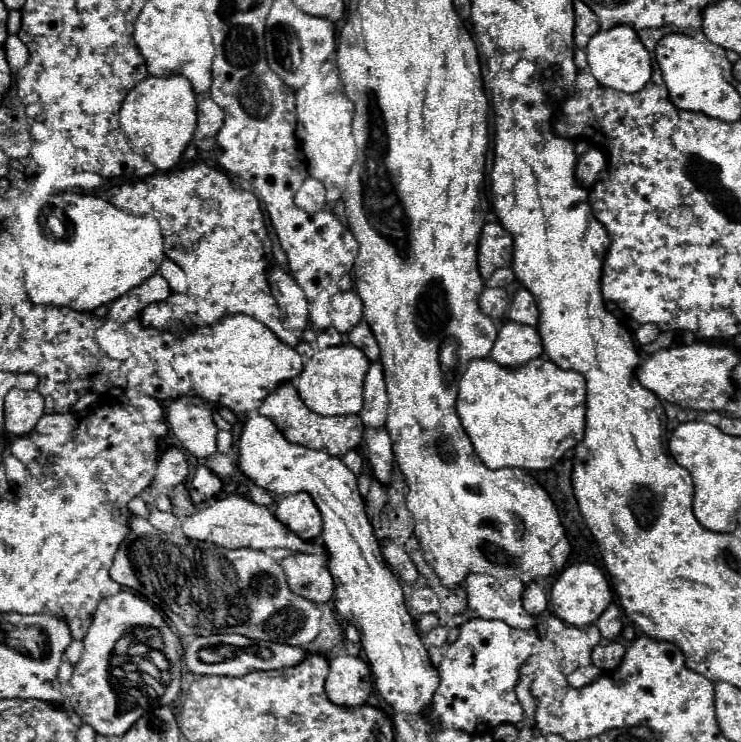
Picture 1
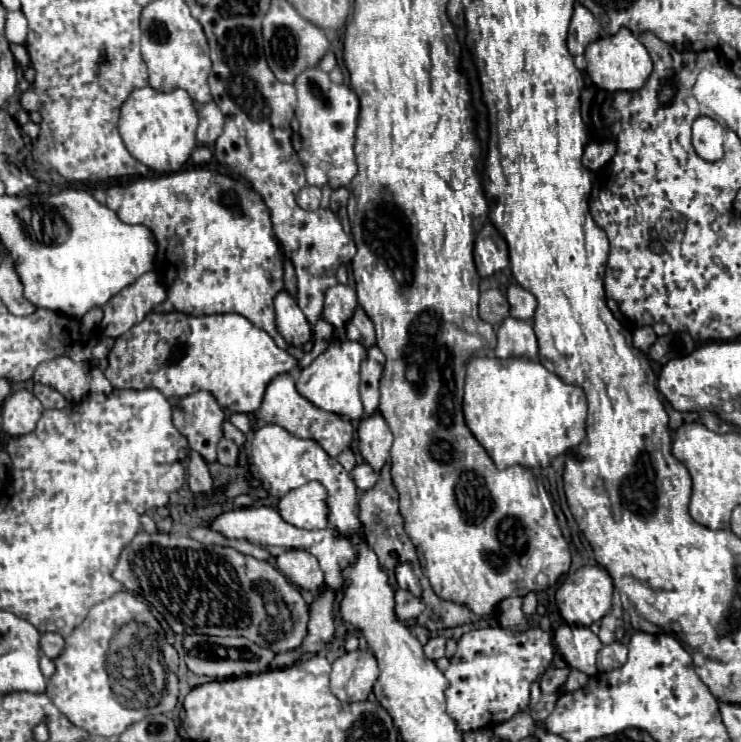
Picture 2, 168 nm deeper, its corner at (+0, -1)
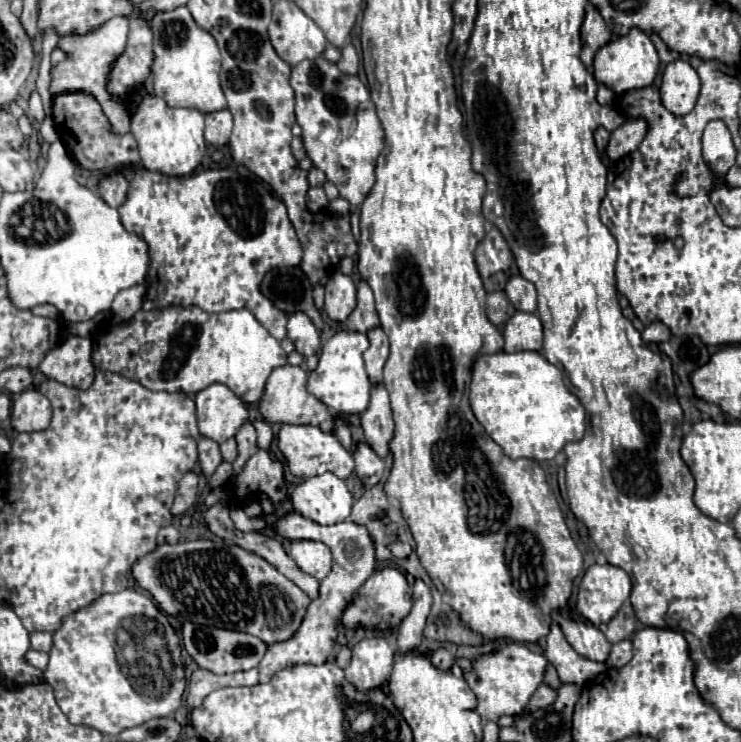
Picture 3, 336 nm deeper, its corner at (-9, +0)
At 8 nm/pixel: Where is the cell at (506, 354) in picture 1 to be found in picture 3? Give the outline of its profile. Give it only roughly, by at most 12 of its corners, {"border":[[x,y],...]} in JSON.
{"border":[[517,311],[503,329],[505,351],[539,351],[535,313]]}

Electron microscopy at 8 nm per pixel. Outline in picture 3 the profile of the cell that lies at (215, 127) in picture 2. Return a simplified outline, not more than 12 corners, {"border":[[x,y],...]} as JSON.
{"border":[[229,109],[205,115],[205,139],[225,147],[233,129]]}

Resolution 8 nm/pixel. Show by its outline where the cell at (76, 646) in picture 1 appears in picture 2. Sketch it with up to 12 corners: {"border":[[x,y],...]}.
{"border":[[44,634],[40,648],[48,658],[58,658],[64,650],[60,634]]}

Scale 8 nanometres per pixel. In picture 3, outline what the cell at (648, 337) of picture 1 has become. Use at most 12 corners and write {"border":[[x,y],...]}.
{"border":[[661,321],[647,325],[641,335],[645,343],[663,343],[671,331]]}

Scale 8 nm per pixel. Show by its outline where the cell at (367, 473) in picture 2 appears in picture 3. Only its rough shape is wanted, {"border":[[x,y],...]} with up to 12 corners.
{"border":[[367,445],[353,449],[355,475],[363,485],[377,485],[383,459]]}

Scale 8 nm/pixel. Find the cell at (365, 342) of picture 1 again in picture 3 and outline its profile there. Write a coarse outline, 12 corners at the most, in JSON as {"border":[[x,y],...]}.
{"border":[[365,279],[357,283],[357,307],[347,329],[367,333],[379,325],[373,293]]}

